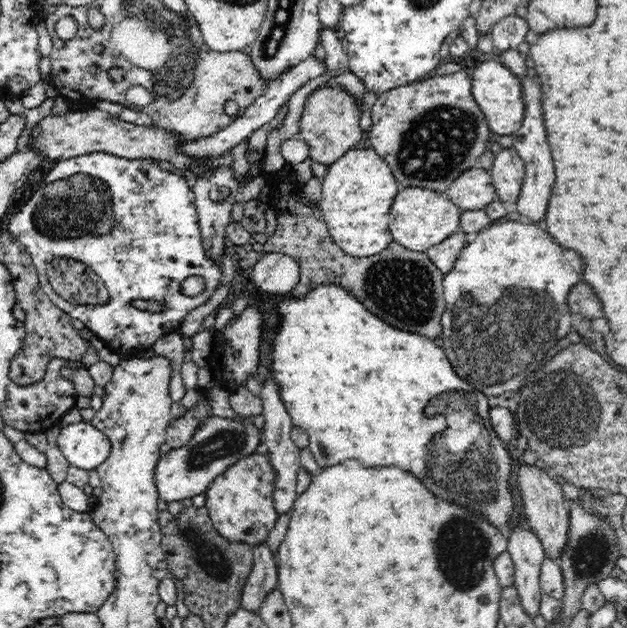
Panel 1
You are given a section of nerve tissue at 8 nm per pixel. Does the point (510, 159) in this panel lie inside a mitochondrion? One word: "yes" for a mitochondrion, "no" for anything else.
no

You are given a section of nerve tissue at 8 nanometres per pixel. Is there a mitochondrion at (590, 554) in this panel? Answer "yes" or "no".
yes

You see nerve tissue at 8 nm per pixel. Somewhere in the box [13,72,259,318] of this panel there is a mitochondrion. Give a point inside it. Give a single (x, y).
(78, 205)

